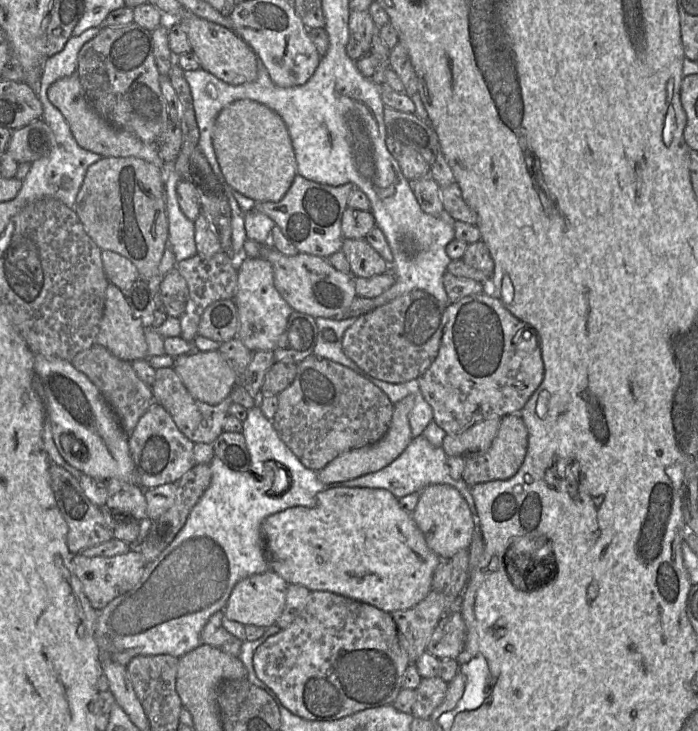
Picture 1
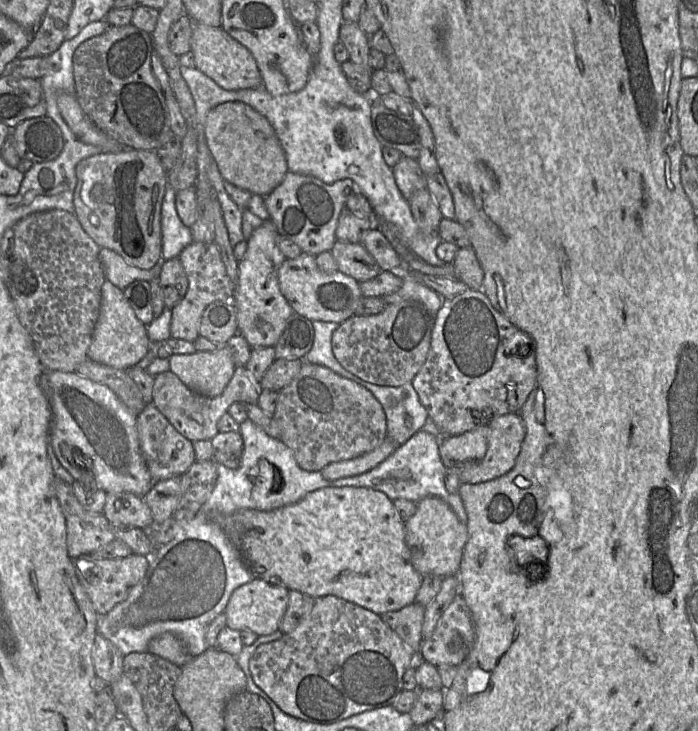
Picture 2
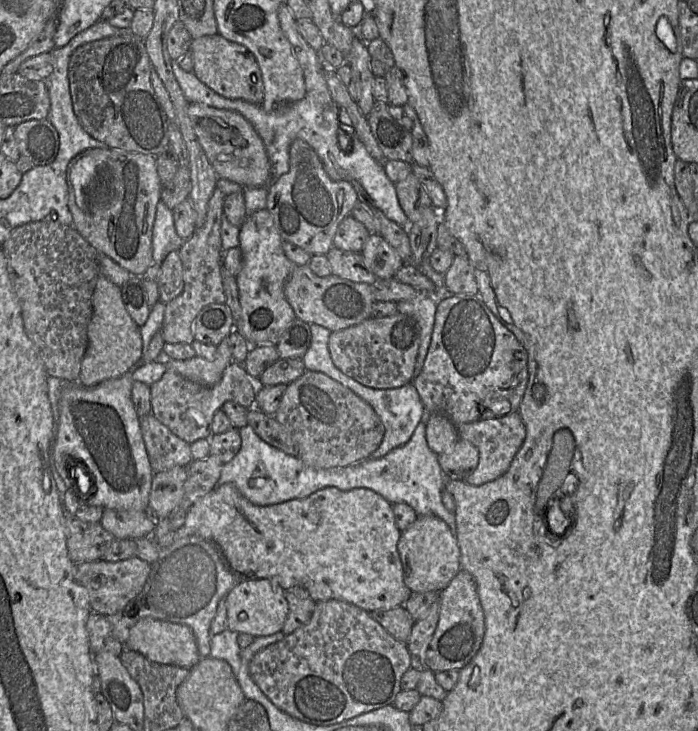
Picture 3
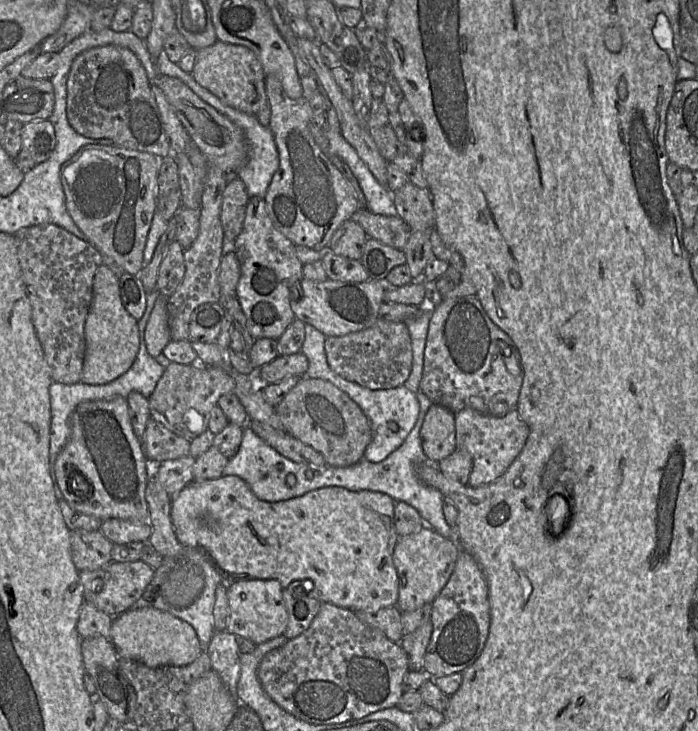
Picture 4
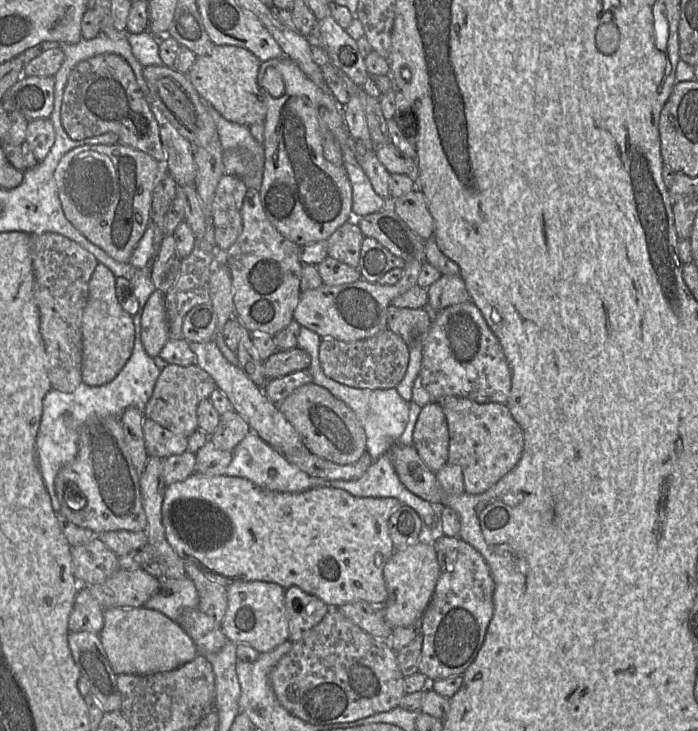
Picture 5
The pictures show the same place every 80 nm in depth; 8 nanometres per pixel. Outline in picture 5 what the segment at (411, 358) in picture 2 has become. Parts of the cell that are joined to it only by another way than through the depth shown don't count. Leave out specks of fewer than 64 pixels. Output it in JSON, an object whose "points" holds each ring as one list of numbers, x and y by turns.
{"points":[[389,329,354,342,322,338,319,361,324,374,341,384,359,389,395,388,405,376,410,351,404,340]]}

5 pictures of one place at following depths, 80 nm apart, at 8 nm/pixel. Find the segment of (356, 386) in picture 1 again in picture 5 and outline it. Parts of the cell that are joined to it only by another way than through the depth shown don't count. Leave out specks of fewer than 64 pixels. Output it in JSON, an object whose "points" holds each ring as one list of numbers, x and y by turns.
{"points":[[313,382,295,389,278,404,278,409,297,431,305,447,321,458,348,465,357,462,366,451,365,430,354,411]]}

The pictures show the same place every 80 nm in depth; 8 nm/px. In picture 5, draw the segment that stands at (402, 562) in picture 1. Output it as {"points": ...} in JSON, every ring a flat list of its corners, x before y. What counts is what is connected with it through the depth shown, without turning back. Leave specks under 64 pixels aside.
{"points":[[194,472,187,479,166,486,161,514,168,543,181,558,195,559,207,578,226,586,238,581,274,582,283,587,284,590,297,586,303,591,318,597,329,607,339,607,359,600,373,605,385,604,388,591,383,576,383,568,394,553,388,521,400,505,402,505,401,502,394,497,356,497,346,490,333,487,316,487,303,492,282,493,261,488,243,477,226,476,225,474,209,476]]}

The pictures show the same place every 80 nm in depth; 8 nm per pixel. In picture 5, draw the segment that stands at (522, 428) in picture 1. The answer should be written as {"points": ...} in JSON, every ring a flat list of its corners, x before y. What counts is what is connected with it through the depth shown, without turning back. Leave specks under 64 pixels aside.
{"points":[[448,396,438,402,445,414,449,431,448,462,462,468,464,492,484,493,508,474,520,460,524,433,507,406,477,403,467,398]]}

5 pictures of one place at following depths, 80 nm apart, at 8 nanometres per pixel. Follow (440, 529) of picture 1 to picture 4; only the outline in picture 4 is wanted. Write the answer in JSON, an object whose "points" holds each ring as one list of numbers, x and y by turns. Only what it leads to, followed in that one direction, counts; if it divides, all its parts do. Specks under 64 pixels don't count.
{"points":[[430,527,399,537,393,553,393,562,399,578,396,606,401,612,414,611,432,603,449,580,460,552,456,539,446,538]]}

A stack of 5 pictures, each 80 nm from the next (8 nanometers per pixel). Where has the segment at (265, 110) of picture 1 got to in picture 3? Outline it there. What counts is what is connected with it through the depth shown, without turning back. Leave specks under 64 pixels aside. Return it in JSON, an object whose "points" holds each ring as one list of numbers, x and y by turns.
{"points":[[193,102,189,103,187,113,198,142,218,178,242,187,262,187,272,182,271,163,264,143,240,113]]}

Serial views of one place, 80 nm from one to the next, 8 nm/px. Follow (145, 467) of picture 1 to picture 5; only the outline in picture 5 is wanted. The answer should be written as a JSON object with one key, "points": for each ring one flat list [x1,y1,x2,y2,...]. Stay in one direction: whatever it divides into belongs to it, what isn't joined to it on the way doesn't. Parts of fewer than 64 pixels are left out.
{"points":[[144,418,142,429,149,456,164,459,187,450,187,437,173,433,150,418]]}

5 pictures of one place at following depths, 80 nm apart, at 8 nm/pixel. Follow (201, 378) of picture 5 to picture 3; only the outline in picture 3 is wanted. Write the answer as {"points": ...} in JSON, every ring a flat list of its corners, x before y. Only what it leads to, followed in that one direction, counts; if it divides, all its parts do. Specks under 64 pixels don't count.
{"points":[[232,362,223,372,221,380,212,387,205,387,190,381,180,374,167,369,161,379,151,385,151,413,169,430,188,442,210,439,212,421,217,410,227,401,234,401,246,409,256,407,257,379,253,379,243,364]]}

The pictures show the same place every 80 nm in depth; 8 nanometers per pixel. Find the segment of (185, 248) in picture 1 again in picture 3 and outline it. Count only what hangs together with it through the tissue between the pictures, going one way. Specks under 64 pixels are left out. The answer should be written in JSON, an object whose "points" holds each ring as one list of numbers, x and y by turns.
{"points":[[159,201,152,233,153,262,162,263,170,252,178,251,184,242,176,233,173,210]]}

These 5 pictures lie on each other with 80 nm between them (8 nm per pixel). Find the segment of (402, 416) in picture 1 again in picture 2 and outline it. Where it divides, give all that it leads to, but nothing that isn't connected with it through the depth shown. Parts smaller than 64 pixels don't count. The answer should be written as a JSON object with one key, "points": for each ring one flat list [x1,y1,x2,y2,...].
{"points":[[385,440,373,450,360,456,329,463,321,469,322,475,328,480,362,474,384,461,401,444]]}

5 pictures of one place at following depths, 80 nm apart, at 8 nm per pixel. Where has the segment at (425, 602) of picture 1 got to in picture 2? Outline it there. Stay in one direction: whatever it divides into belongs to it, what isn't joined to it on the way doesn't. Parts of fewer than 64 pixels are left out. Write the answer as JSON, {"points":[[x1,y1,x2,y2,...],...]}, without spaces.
{"points":[[413,602,409,605,406,605,399,610,388,611,380,614,381,619,399,635,402,641,414,654,417,654,417,659,418,659,418,652,423,642,422,624,424,620,424,615,425,615,425,606,417,602]]}

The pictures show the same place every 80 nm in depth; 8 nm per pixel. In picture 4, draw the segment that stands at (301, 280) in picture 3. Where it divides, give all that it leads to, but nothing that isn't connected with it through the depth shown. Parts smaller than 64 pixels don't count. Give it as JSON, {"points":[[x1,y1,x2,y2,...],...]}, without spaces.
{"points":[[302,278,299,283,299,298,291,300,291,309,296,319,312,325,326,337,344,336,373,325,379,319,385,291,393,287,400,286,394,286,385,279,350,283,330,279,316,282]]}

